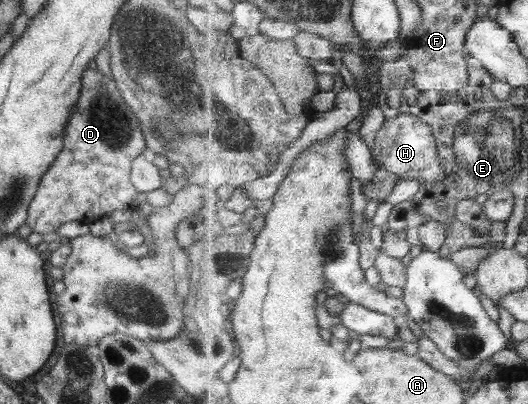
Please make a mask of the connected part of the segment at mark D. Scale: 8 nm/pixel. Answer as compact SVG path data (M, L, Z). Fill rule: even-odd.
M84 69L79 97L72 107L68 123L64 126L63 139L61 151L41 176L33 199L29 202L24 223L31 232L40 233L48 239L55 236L56 229L64 222L77 220L89 224L99 216L109 215L112 210L133 211L138 208L135 200L137 190L132 186L129 172L132 159L140 155L146 145L138 128L138 119L124 105L124 100L121 100L110 76L104 76L96 69Z

